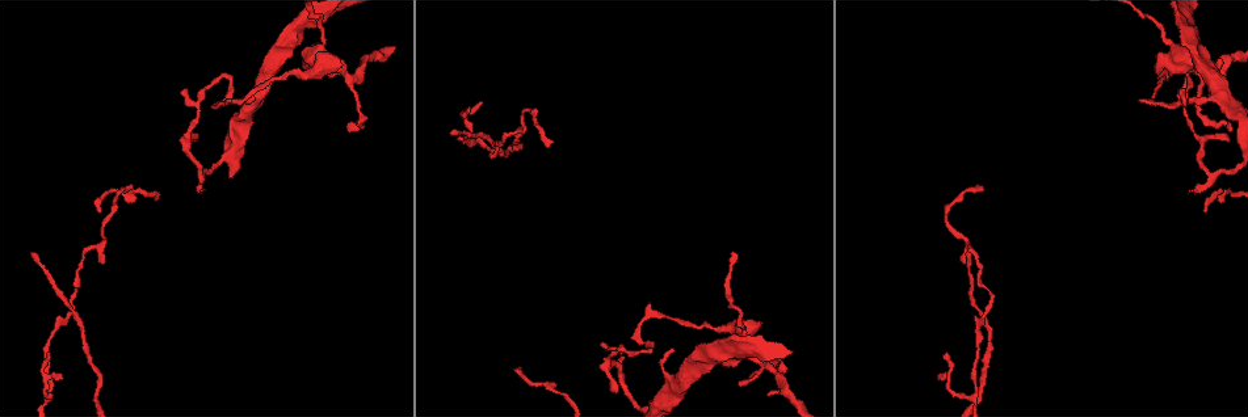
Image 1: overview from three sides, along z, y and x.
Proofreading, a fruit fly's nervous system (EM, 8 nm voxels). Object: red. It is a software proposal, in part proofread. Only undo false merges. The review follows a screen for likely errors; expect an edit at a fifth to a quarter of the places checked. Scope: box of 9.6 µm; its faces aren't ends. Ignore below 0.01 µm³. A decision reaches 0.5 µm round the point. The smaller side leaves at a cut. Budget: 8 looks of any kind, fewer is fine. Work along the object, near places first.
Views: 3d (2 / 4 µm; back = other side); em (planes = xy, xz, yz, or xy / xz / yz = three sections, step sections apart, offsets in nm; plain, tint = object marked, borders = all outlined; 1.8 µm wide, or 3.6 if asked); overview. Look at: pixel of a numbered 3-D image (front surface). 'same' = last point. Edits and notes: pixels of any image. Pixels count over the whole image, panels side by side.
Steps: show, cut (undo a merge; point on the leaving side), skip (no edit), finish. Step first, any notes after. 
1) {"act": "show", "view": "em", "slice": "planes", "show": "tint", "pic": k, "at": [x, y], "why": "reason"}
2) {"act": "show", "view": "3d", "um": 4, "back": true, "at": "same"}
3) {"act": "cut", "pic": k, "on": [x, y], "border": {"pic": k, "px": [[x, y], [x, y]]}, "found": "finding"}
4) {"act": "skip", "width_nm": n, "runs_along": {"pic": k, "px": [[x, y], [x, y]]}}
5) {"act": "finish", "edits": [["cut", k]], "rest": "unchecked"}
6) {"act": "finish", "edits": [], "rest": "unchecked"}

{"act": "show", "view": "em", "slice": "xz", "step": 16, "show": "tint", "pic": 1, "at": [1155, 105], "why": "sharp bend"}

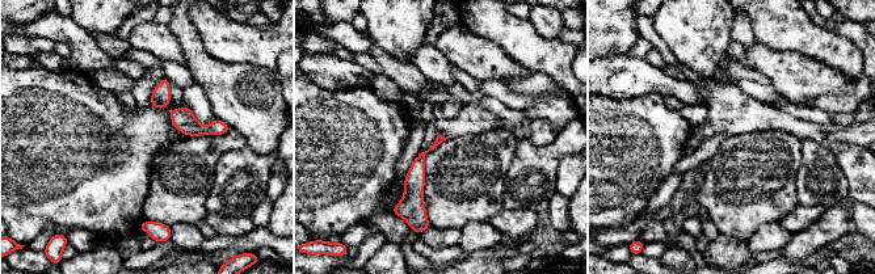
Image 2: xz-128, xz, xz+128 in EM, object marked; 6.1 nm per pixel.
{"act": "show", "view": "em", "slice": "planes", "show": "tint", "at": "same"}

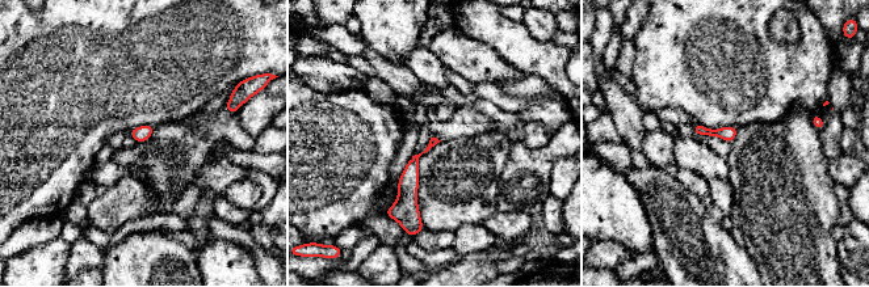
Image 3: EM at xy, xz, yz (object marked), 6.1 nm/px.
{"act": "skip", "runs_along": {"pic": 3, "px": [[433, 140], [411, 167], [415, 216]]}, "found": "continuous, no second cell"}

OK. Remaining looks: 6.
{"act": "show", "view": "3d", "um": 2, "pic": 1, "at": [766, 367], "why": "three-way junction"}

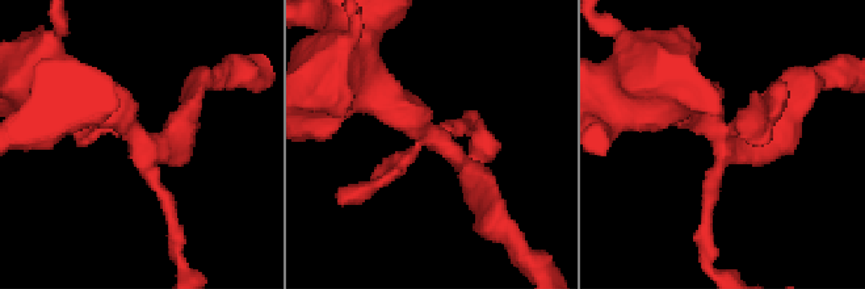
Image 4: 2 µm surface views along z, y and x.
{"act": "show", "view": "em", "um": 3.6, "slice": "planes", "show": "tint", "pic": 4, "at": [435, 139]}

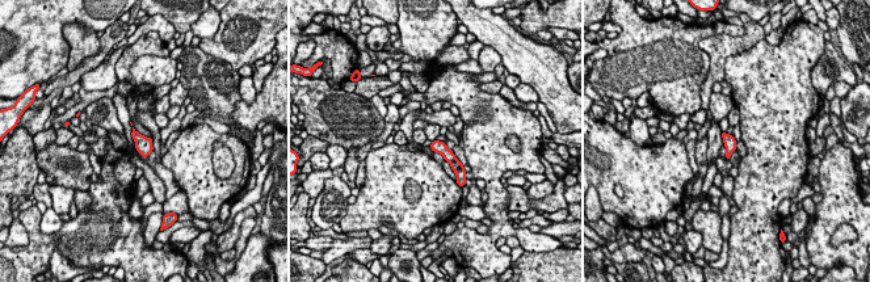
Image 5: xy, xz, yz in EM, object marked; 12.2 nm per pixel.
{"act": "skip", "found": "all the same cell"}

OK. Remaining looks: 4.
{"act": "show", "view": "em", "slice": "planes", "show": "tint", "pic": 1, "at": [987, 319], "why": "side arm on a straight run"}

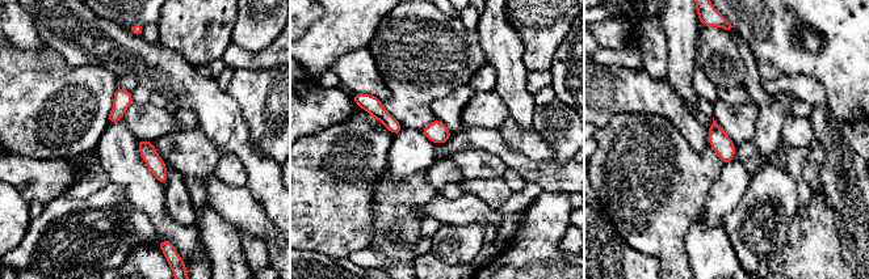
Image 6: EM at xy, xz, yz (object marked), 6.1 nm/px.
{"act": "skip", "found": "all the same cell"}

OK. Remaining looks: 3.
{"act": "finish", "edits": [], "rest": "unchecked"}

